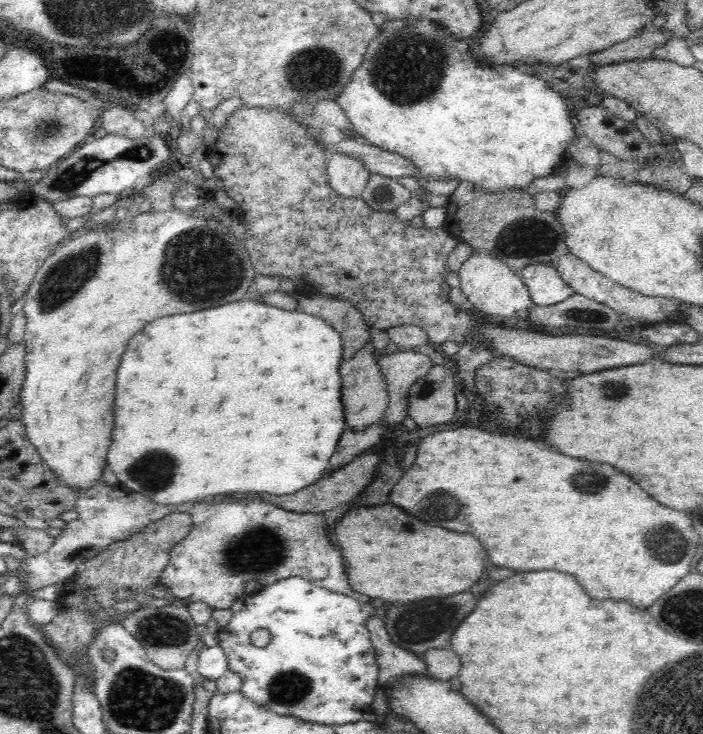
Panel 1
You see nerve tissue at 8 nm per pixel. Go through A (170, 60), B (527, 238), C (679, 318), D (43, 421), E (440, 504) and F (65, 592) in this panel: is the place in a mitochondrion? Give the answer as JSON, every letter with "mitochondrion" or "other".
{"A":"other","B":"mitochondrion","C":"other","D":"other","E":"mitochondrion","F":"other"}

